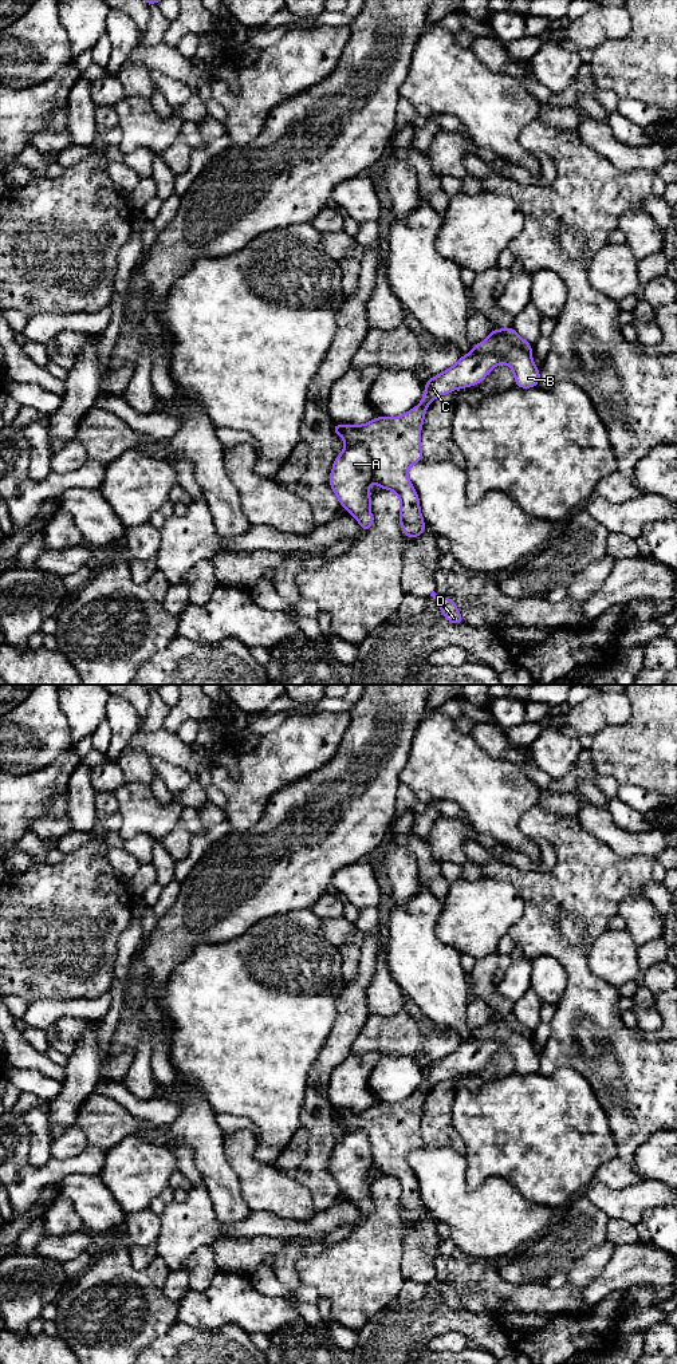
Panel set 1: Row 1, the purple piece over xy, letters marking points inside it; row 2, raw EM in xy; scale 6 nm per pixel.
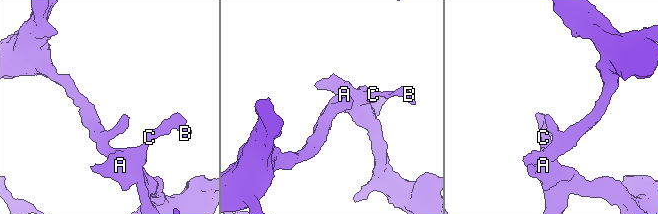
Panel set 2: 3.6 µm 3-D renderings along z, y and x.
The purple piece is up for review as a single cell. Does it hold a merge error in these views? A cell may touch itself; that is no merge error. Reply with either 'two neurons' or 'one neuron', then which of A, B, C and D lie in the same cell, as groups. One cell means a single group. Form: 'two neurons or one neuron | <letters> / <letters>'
two neurons | A / B C D

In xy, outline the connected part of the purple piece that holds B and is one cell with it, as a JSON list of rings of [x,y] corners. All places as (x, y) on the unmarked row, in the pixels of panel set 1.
[[[513,1013],[493,1014],[483,1029],[473,1030],[469,1040],[432,1063],[425,1069],[422,1087],[408,1099],[394,1104],[379,1101],[365,1111],[334,1108],[332,1120],[341,1121],[346,1132],[366,1132],[378,1174],[389,1175],[399,1183],[398,1209],[408,1225],[416,1225],[426,1217],[420,1183],[406,1158],[424,1147],[420,1121],[428,1092],[442,1080],[481,1069],[500,1049],[511,1053],[516,1073],[539,1072],[540,1056],[532,1048],[532,1030]]]

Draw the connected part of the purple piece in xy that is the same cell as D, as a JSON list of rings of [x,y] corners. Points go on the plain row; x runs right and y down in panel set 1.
[[[432,1277],[430,1282],[437,1286],[438,1293],[442,1297],[442,1302],[452,1310],[463,1310],[465,1309],[464,1304],[461,1302],[456,1289],[453,1285],[448,1282],[440,1282],[434,1277]]]

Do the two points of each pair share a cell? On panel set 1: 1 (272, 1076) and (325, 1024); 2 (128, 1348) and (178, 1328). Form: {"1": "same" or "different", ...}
{"1": "same", "2": "different"}

